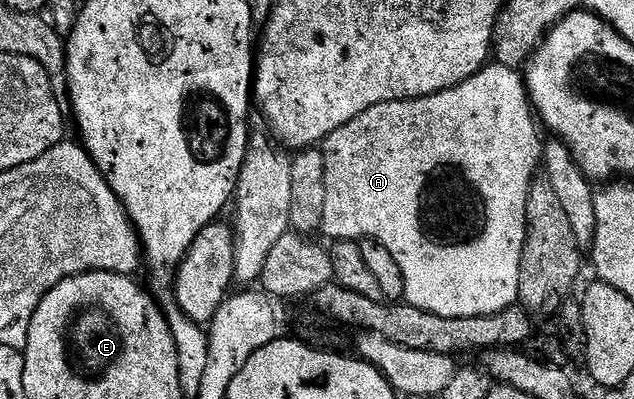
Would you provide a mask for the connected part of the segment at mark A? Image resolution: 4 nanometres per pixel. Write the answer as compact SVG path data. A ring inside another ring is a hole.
M498 64L485 65L469 76L469 80L433 96L377 104L369 108L369 112L361 112L361 116L349 120L349 124L337 128L337 132L321 143L325 160L325 216L322 233L327 233L331 240L372 238L385 244L385 248L393 252L393 260L397 260L397 265L401 267L401 276L405 276L403 296L406 305L433 312L437 316L485 316L514 306L519 302L519 269L523 245L527 239L527 197L532 182L536 181L535 169L540 169L545 145L544 139L539 139L538 129L540 127L533 113L524 75L519 70Z

